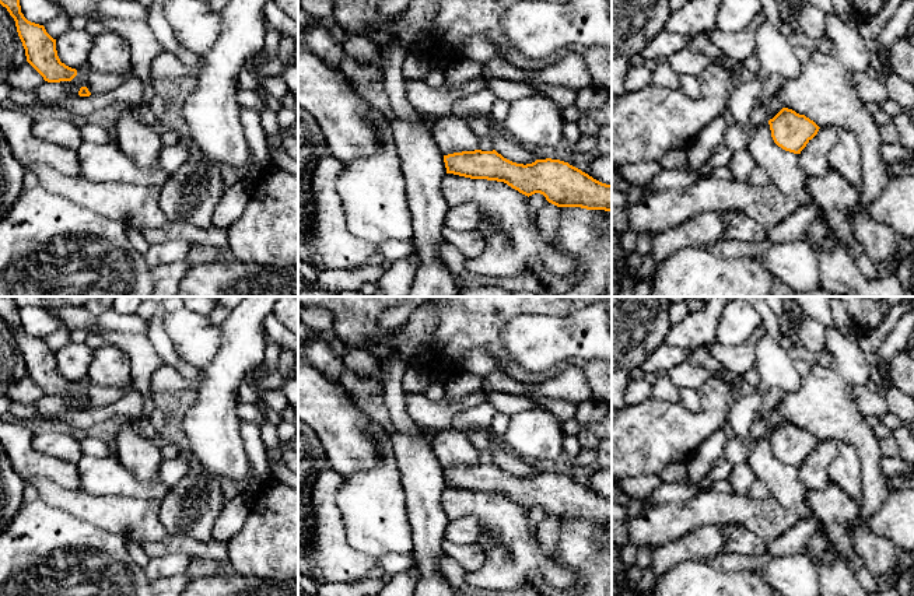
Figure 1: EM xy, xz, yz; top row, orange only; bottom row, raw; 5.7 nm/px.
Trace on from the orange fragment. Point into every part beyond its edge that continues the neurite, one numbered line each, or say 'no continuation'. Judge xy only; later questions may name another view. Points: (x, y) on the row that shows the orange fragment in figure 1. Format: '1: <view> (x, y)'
no continuation

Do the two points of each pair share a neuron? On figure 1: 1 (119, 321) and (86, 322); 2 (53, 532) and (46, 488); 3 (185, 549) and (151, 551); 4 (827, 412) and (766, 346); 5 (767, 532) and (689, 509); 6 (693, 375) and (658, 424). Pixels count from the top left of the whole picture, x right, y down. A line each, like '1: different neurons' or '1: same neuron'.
1: same neuron
2: different neurons
3: same neuron
4: different neurons
5: same neuron
6: different neurons

